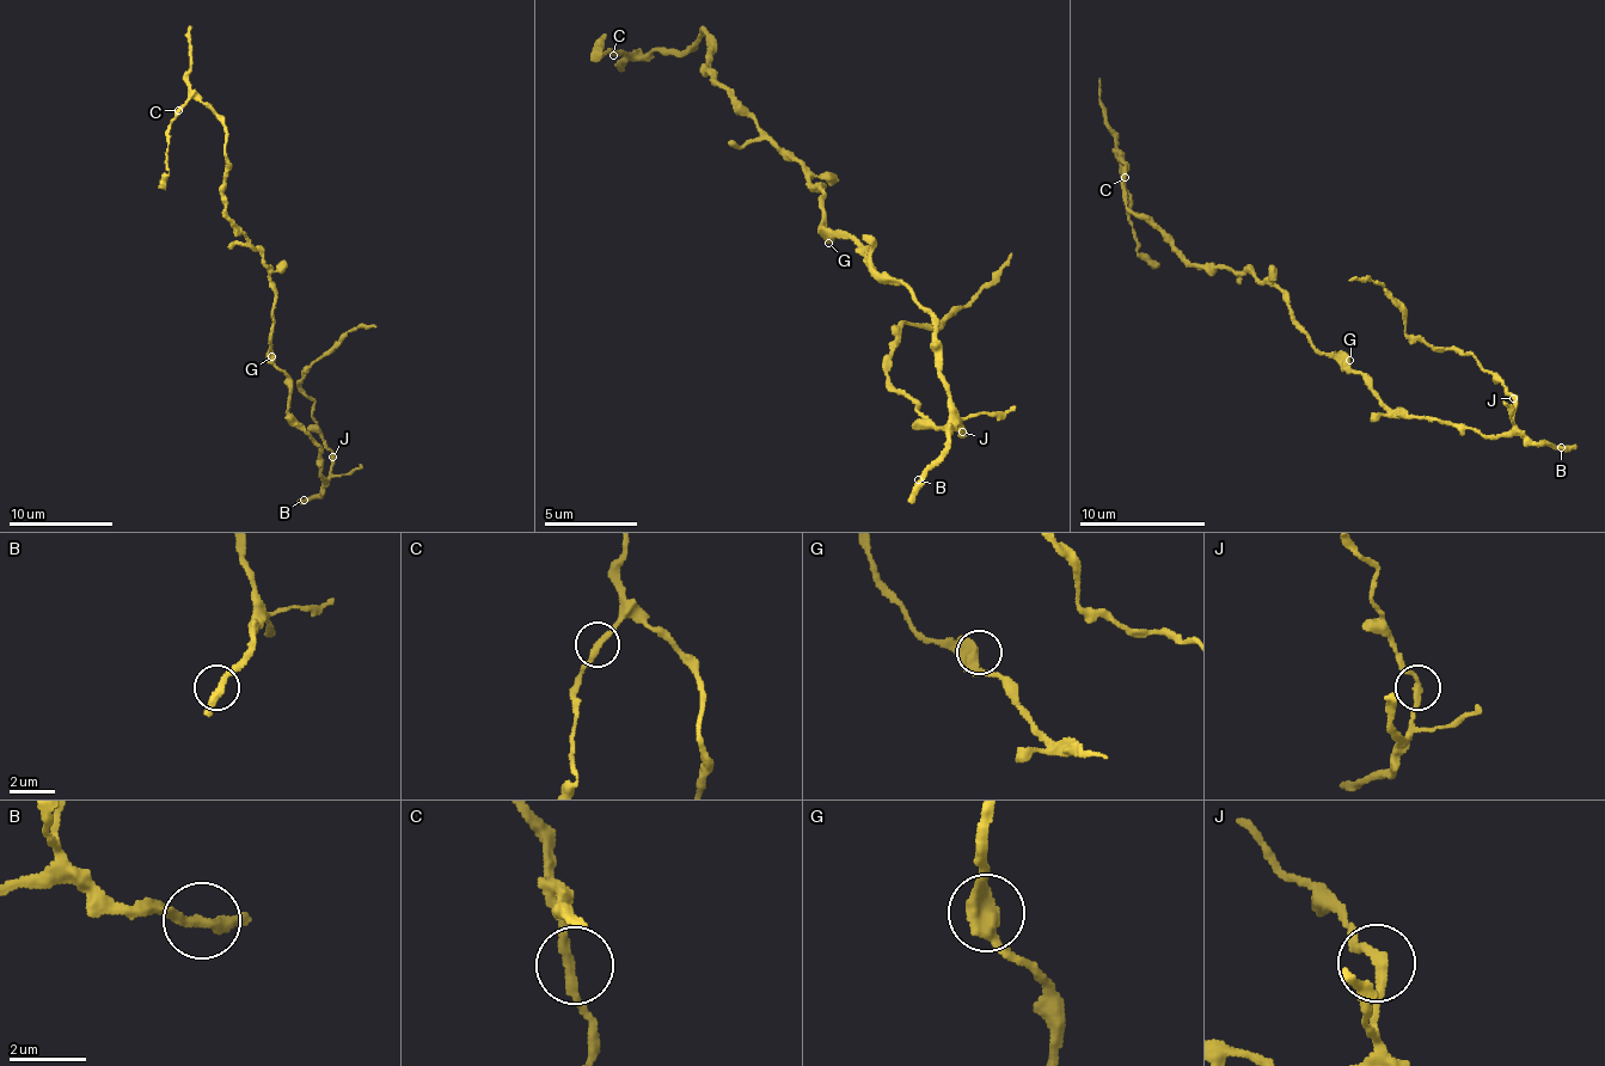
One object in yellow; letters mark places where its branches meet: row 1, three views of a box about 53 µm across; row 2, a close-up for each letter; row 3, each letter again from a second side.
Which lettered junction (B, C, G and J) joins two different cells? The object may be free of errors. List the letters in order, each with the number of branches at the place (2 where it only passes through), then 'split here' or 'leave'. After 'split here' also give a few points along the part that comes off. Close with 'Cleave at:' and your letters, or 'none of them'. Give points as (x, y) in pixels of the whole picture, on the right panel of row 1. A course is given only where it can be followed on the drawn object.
B: 2 branches meet; leave
C: 2 branches meet; leave
G: 2 branches meet; leave
J: 2 branches meet; split here; foreign part runs (1513, 399), (1474, 357), (1450, 348), (1428, 348), (1413, 339), (1382, 287), (1355, 277), (1349, 281)
Cleave at: J

